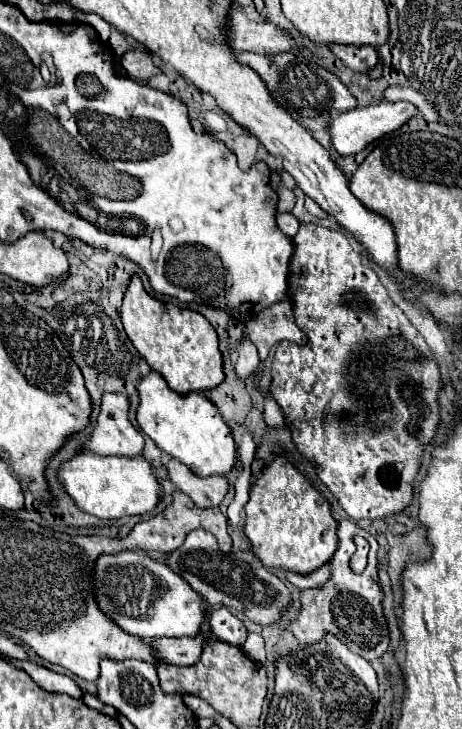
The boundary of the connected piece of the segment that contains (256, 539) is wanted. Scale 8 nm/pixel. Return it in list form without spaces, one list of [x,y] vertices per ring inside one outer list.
[[[278,455],[250,487],[250,501],[244,507],[244,533],[252,543],[252,551],[266,567],[280,567],[296,573],[310,573],[332,561],[338,549],[336,519],[328,501],[288,463]]]

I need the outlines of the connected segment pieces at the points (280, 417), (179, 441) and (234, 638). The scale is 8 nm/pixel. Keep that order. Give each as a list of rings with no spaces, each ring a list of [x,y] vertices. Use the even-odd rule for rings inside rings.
[[[266,391],[264,393],[264,421],[272,427],[282,427],[284,425],[284,413],[278,407],[278,403],[272,399],[272,395]]]
[[[150,371],[148,377],[142,377],[136,389],[140,395],[136,421],[164,453],[180,459],[198,477],[230,473],[236,461],[236,443],[230,427],[206,395],[174,393],[158,371]]]
[[[216,607],[210,613],[210,627],[214,637],[220,637],[236,647],[242,647],[248,637],[244,623],[238,617],[234,617],[226,607]]]

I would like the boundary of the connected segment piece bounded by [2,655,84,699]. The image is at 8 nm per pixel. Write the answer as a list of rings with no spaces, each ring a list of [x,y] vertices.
[[[2,655],[2,657],[10,665],[26,671],[34,679],[34,683],[48,693],[60,693],[60,695],[68,695],[68,697],[74,697],[74,699],[82,699],[82,695],[84,695],[82,689],[66,675],[58,675],[58,673],[54,673],[54,671],[42,667],[42,665],[30,663],[30,661],[18,661],[18,659],[6,657],[6,655]]]

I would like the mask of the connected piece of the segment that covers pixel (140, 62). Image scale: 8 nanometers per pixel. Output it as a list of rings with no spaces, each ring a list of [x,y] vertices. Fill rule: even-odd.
[[[128,51],[122,55],[120,65],[124,67],[124,71],[138,81],[146,81],[148,77],[152,77],[154,73],[160,73],[158,67],[154,67],[152,57],[146,51]]]

